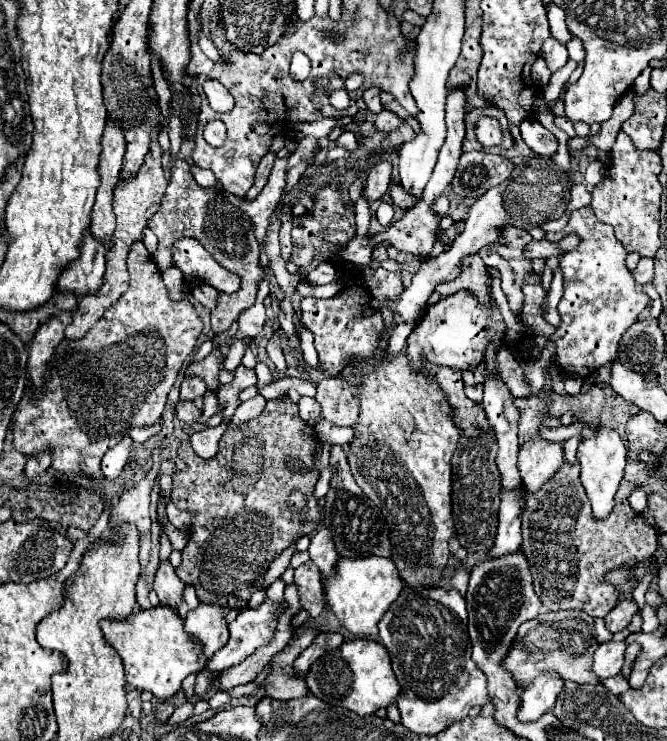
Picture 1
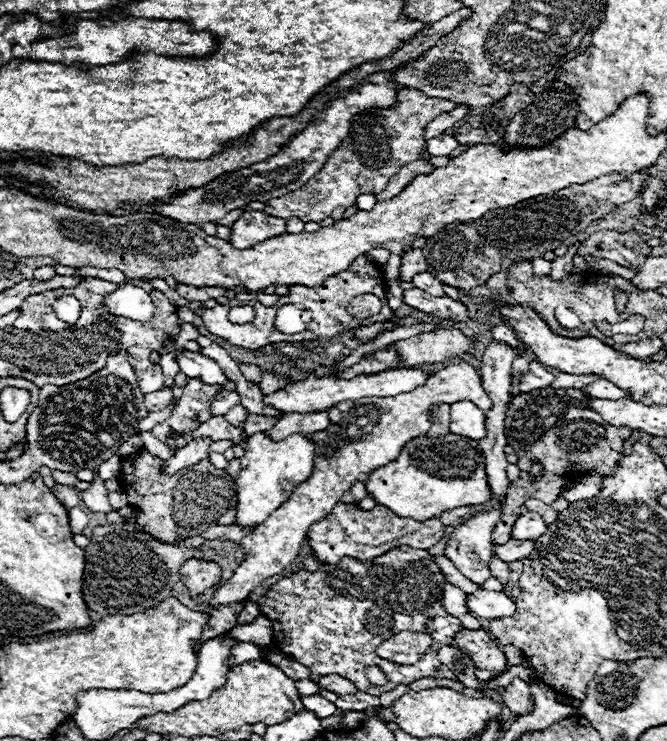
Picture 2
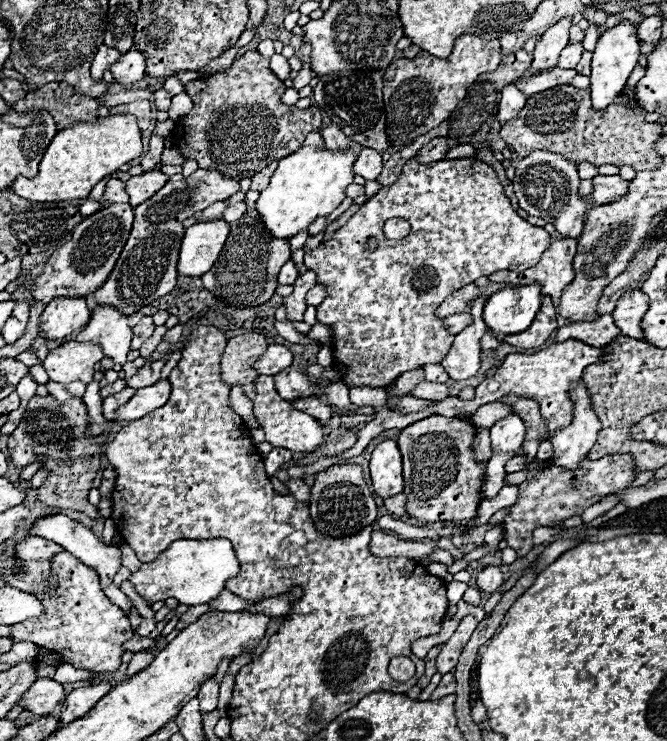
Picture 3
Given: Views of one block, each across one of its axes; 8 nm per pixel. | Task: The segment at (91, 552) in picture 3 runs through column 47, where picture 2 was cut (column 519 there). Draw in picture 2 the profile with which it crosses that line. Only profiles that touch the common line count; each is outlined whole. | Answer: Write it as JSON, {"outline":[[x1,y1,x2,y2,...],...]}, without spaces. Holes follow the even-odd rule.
{"outline":[[524,512,522,516,518,516,516,524,512,526,512,538,518,540,536,540,546,532,546,524,542,520,540,514,536,512]]}

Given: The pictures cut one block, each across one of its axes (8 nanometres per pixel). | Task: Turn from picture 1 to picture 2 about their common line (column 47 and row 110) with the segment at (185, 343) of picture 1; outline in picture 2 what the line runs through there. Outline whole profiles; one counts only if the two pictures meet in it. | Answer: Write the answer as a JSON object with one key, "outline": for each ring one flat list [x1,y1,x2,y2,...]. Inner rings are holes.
{"outline":[[402,88,398,92,398,104,394,108,388,110,368,110,364,114,358,114,356,122,352,124,350,134,340,142,340,146,328,156,328,160,324,162,322,170,312,178,312,182,308,182,308,186,302,186,300,190,294,190,292,194,284,194,280,198,272,198,266,202,264,212,266,214,276,214,278,218,302,218,304,222,322,222,324,218,332,217,334,220,342,220,342,214,346,208,354,206,356,198,360,194,380,194,390,178,408,162,420,160,426,154,426,138,424,138,424,128,428,122,432,122,436,116,440,116,442,112,450,112,454,110,458,104,450,102,450,100,442,100,442,98,430,98,426,94,422,94,420,90,414,88]]}

